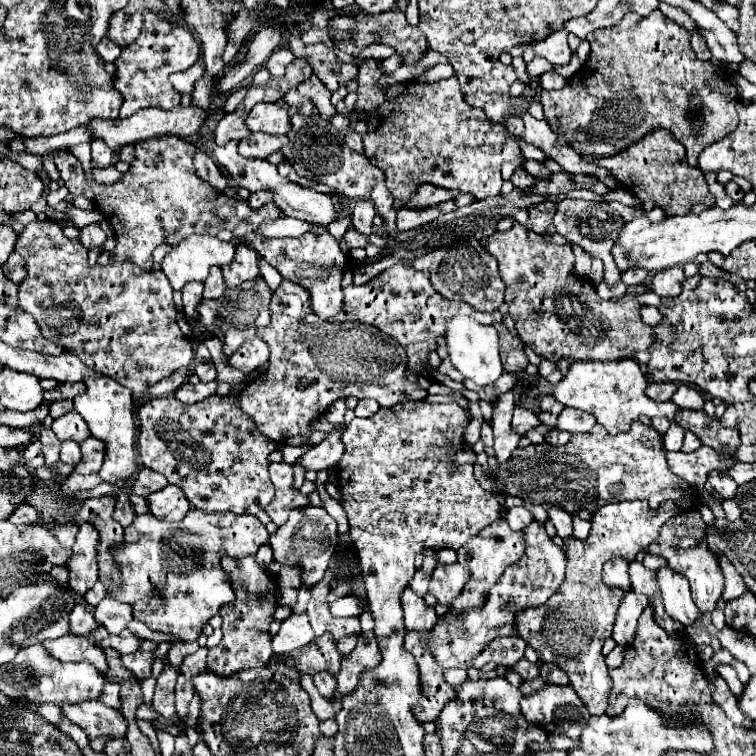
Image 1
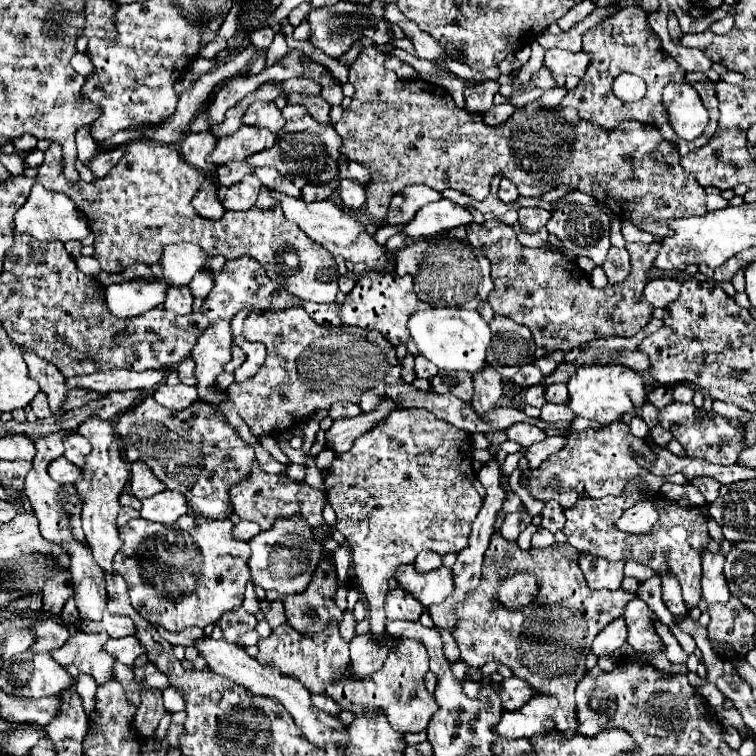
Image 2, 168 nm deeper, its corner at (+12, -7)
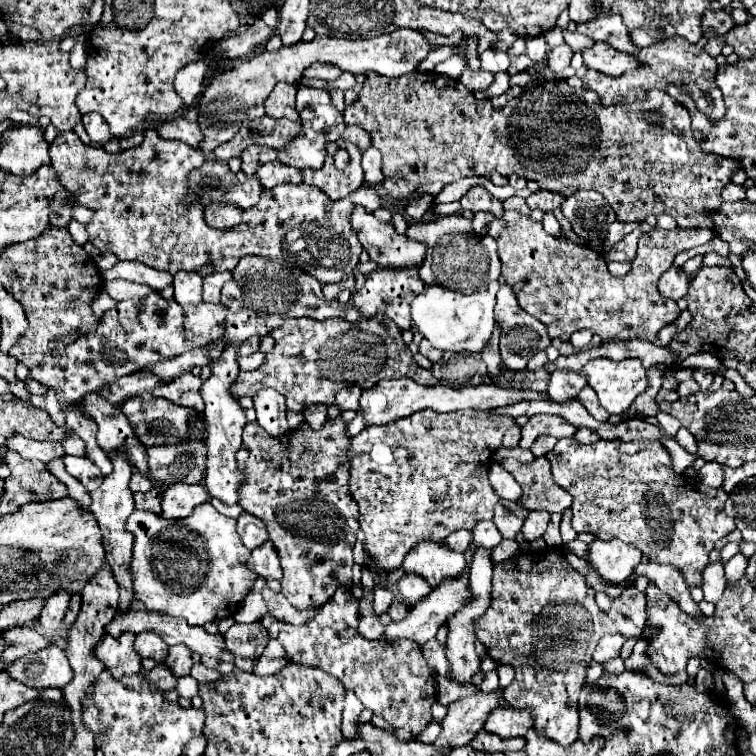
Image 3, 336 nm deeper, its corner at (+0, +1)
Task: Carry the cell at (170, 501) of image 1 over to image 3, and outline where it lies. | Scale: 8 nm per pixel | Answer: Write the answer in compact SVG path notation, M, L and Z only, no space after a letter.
M176 483L162 491L162 515L168 519L184 519L200 503L206 503L208 491L204 485Z

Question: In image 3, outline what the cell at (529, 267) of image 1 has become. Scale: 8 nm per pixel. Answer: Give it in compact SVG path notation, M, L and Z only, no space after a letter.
M506 211L502 217L476 213L472 223L476 233L496 237L502 277L512 287L520 307L548 327L550 339L562 339L564 343L570 341L576 329L590 329L602 339L654 341L658 331L680 313L676 301L666 299L656 289L660 275L672 267L676 253L704 245L714 235L712 229L676 227L666 231L656 227L642 233L632 269L624 277L614 277L596 249L550 235L542 229L542 223L516 211Z

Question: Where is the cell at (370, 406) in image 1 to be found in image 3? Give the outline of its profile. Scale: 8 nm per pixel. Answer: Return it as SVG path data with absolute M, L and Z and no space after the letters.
M346 387L346 389L342 389L338 395L336 395L336 405L342 409L342 411L346 411L346 409L352 409L352 411L356 411L358 409L358 399L360 399L360 395L362 395L362 389L360 387Z

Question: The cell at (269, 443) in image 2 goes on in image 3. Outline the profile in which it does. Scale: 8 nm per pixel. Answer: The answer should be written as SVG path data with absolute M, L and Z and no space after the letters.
M262 389L254 395L254 409L258 425L272 437L282 437L288 431L284 397L272 389Z

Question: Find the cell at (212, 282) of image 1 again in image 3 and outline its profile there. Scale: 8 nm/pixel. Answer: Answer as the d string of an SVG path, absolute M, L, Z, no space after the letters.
M230 271L224 273L212 273L204 277L204 301L208 303L218 303L220 301L220 289L226 281L232 279Z

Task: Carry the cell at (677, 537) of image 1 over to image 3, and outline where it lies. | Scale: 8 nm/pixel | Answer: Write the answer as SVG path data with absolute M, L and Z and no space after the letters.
M568 437L560 439L546 457L552 465L556 485L566 489L574 499L572 527L578 533L590 533L602 541L620 539L624 543L632 543L650 561L670 563L682 569L690 587L702 587L702 571L708 565L708 555L714 549L714 543L736 529L734 519L724 513L728 495L722 489L712 491L710 487L704 487L704 483L696 483L694 477L676 475L672 471L668 451L656 441L598 441L582 445Z

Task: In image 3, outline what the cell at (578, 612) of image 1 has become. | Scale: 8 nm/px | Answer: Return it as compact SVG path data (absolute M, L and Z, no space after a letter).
M544 547L540 551L530 549L514 555L506 563L496 565L496 583L492 595L492 607L482 615L476 637L486 647L488 655L500 663L510 663L516 669L514 685L508 685L504 695L510 707L532 707L534 729L556 739L556 743L568 747L578 739L578 695L586 681L586 669L592 661L594 647L608 633L622 633L626 637L640 635L646 621L646 595L634 585L626 587L622 595L612 599L612 609L602 611L596 605L594 589L584 583L584 577L566 561L560 549Z

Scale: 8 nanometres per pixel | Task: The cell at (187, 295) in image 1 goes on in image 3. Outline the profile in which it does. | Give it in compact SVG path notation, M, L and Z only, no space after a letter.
M178 271L174 275L174 299L180 305L202 301L202 277L196 271Z

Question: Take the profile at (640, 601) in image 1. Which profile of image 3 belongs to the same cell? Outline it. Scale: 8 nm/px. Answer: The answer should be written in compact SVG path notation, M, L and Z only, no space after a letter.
M614 633L614 635L606 635L606 637L602 637L600 643L598 643L598 647L596 647L596 651L594 651L594 661L604 663L604 661L616 657L616 655L620 653L624 641L626 641L626 637L620 635L620 633Z

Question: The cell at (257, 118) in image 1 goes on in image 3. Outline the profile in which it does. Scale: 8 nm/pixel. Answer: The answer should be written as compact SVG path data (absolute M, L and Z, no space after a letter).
M278 83L272 91L272 95L266 99L264 107L266 107L266 115L268 117L286 117L292 121L298 121L300 115L294 107L294 97L296 97L296 87L288 85L288 83Z

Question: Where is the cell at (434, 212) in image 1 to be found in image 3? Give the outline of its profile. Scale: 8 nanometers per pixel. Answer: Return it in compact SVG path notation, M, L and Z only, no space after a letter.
M474 185L470 187L470 191L460 199L460 205L462 205L462 211L488 211L492 215L502 215L504 209L502 209L502 203L498 199L494 199L484 187L480 185Z

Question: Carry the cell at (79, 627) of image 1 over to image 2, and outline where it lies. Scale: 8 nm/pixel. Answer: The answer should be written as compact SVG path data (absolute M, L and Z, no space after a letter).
M42 619L36 623L36 643L32 643L32 653L50 653L62 647L68 639L68 629L56 619Z

